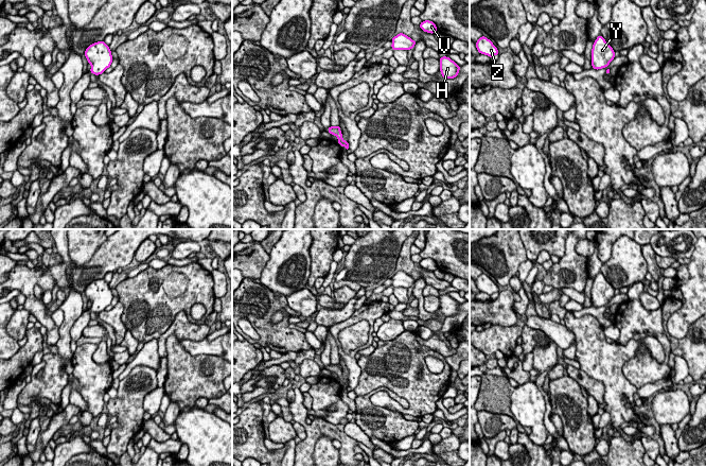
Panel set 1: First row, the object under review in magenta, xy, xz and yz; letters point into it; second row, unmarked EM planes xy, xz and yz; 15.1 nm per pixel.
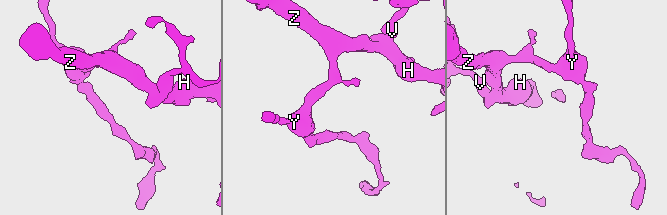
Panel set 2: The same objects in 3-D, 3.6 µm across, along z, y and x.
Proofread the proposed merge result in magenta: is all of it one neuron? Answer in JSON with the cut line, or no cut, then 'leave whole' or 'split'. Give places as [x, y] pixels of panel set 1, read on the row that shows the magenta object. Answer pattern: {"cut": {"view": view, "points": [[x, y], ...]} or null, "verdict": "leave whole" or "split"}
{"cut": null, "verdict": "leave whole"}

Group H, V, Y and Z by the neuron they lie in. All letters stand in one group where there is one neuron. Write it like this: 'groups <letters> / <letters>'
groups H V Y Z

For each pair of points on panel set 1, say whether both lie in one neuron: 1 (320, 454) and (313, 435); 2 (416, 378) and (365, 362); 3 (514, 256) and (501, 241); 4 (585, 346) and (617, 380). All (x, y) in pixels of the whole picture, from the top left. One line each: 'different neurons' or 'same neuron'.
1: different neurons
2: same neuron
3: same neuron
4: same neuron

